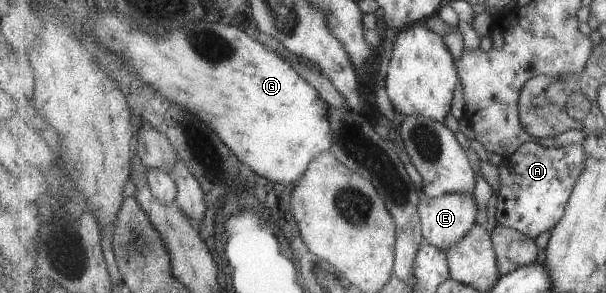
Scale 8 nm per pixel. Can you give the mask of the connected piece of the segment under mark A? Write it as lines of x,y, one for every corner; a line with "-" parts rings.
525,143
524,147
517,149
511,157
502,158
499,165
501,173
501,189
498,191
495,218
499,224
522,231
527,237
539,237
545,231
552,231
560,223
565,215
572,199
572,193
577,181
581,179
581,173
585,169
584,143
572,143
567,147
548,148
538,143

